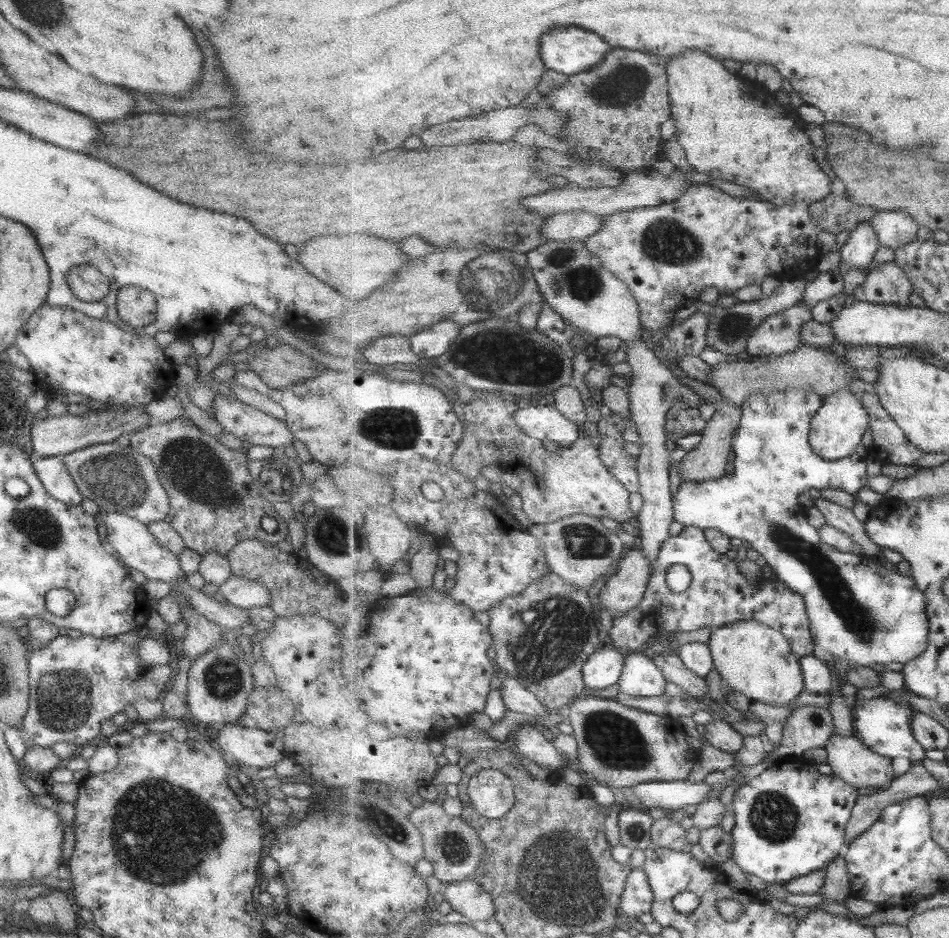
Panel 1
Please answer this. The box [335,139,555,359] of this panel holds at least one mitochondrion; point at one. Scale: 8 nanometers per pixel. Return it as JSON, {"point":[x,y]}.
{"point":[480,297]}

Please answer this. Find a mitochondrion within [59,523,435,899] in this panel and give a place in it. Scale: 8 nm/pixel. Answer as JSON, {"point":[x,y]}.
{"point":[149,816]}

